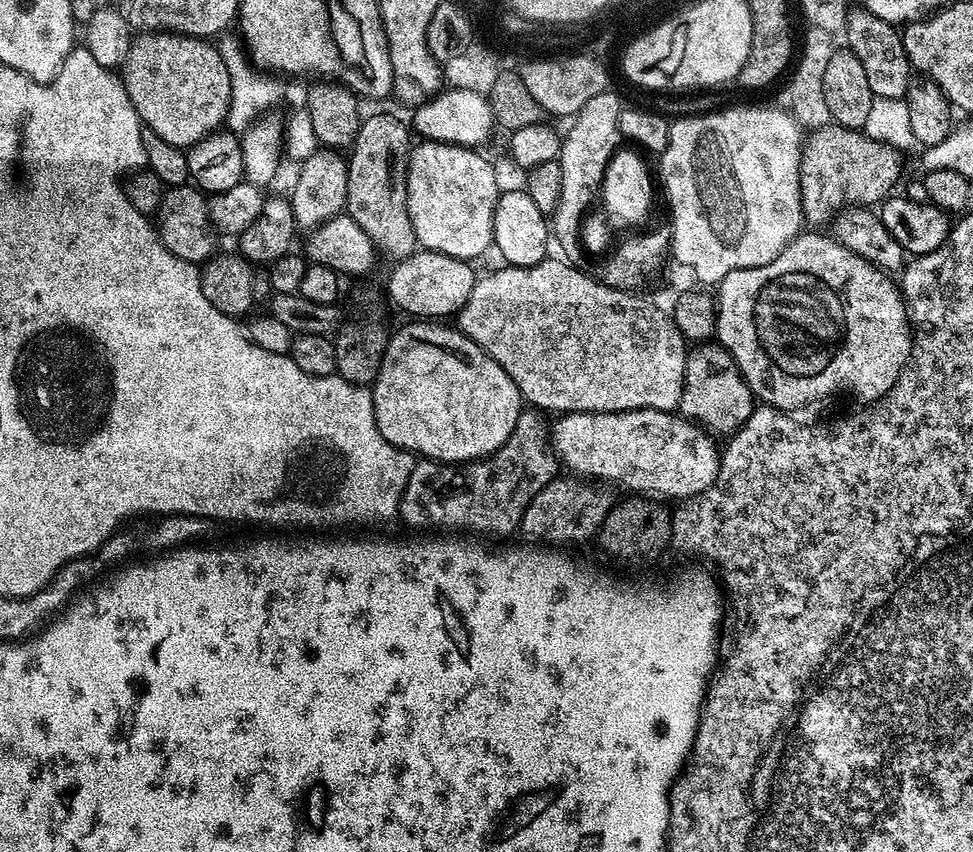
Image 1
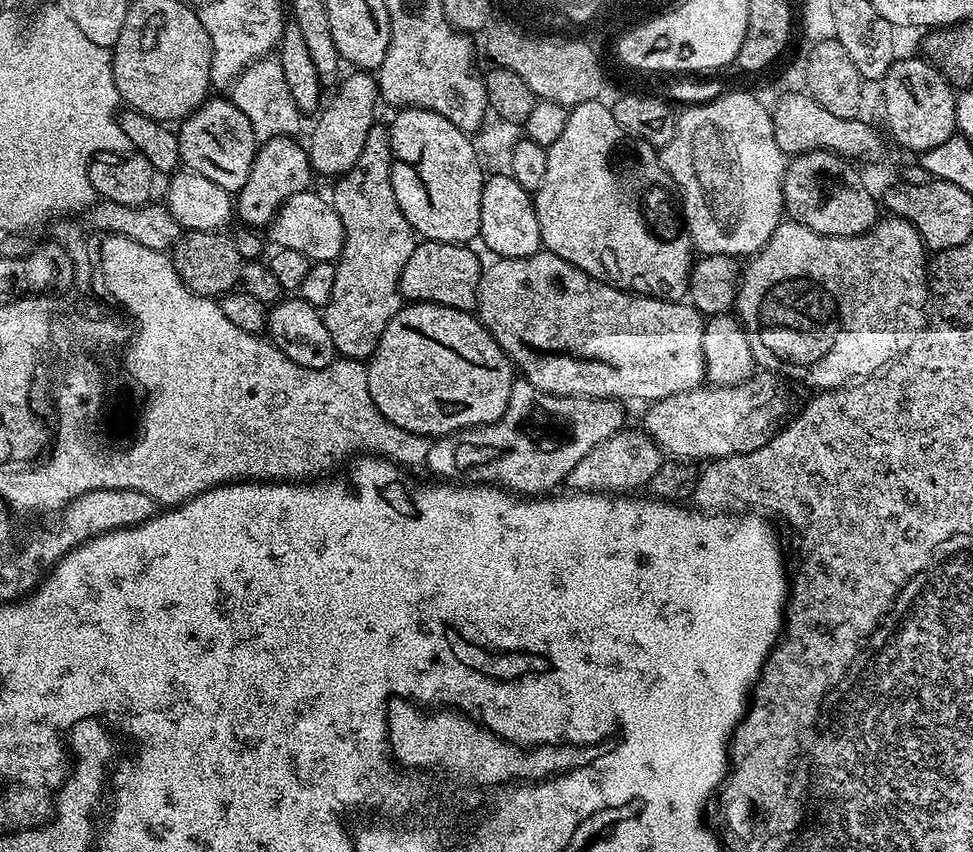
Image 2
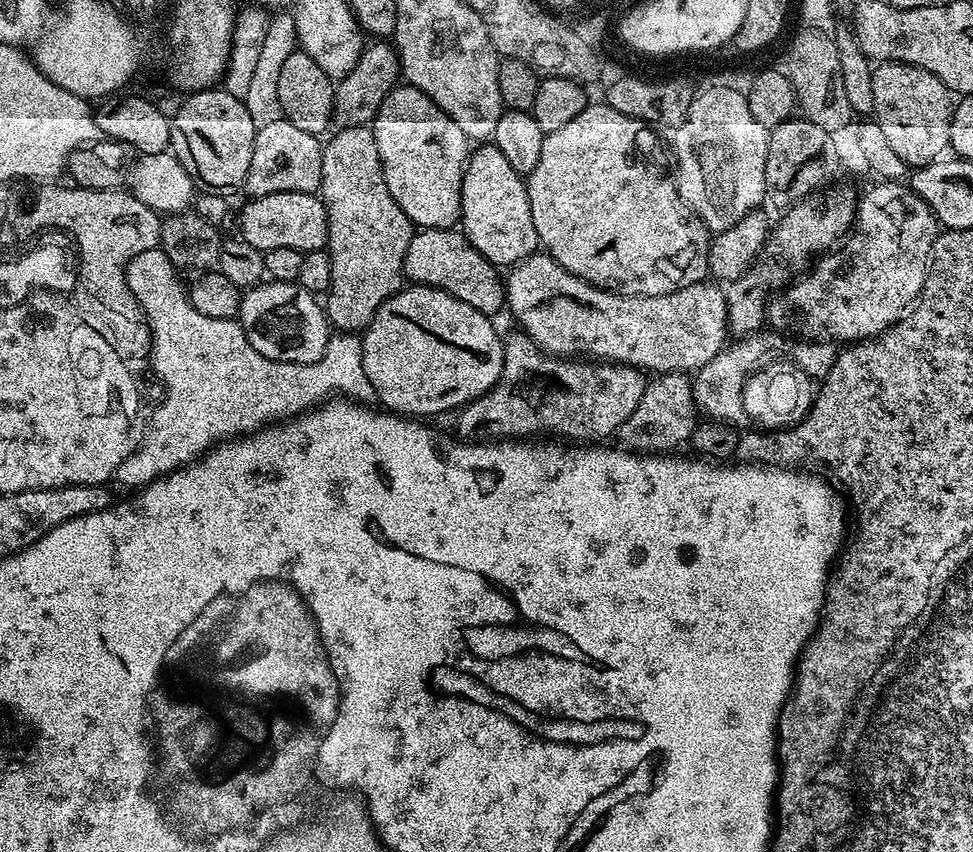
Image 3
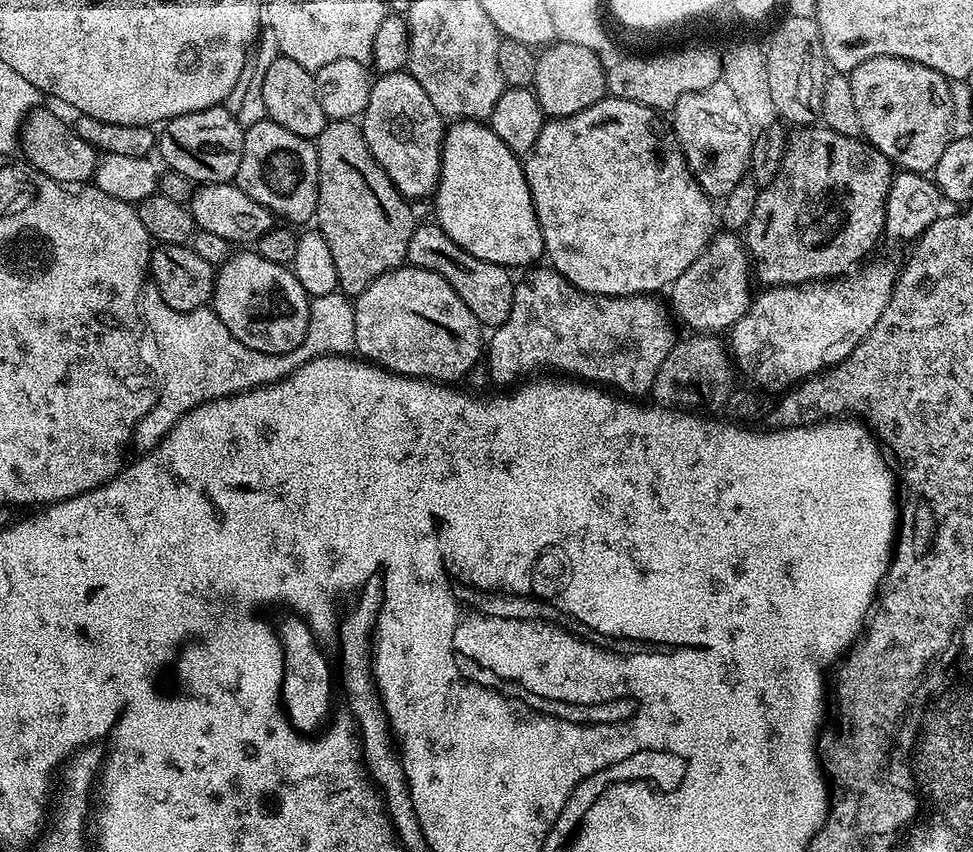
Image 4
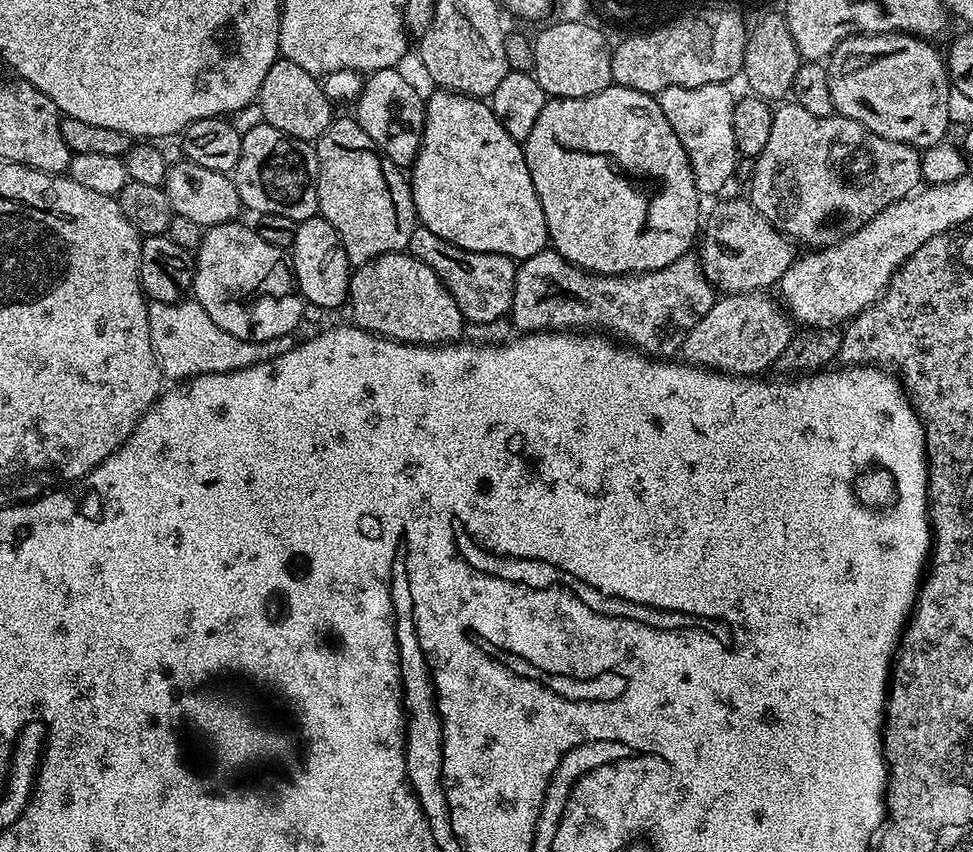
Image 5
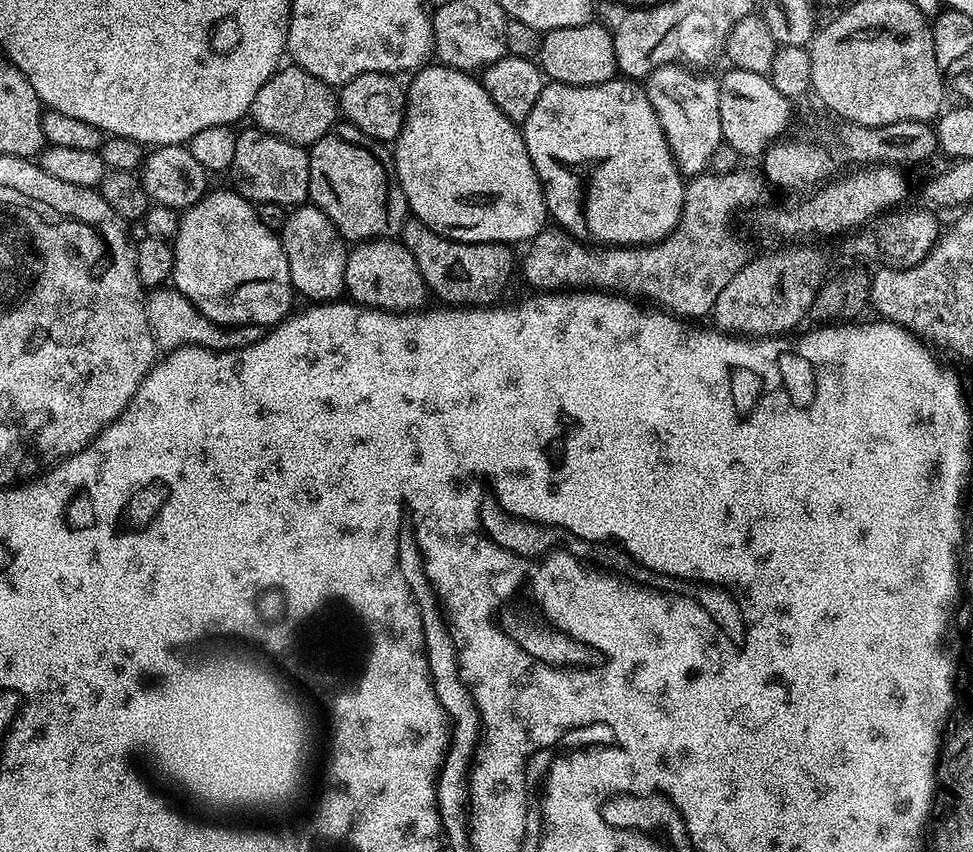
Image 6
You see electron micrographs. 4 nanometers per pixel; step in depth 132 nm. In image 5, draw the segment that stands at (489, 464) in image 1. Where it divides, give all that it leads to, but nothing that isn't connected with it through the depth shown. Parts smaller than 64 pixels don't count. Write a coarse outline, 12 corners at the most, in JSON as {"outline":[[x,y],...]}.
{"outline":[[695,255],[603,276],[519,261],[517,333],[599,330],[672,358],[718,299]]}

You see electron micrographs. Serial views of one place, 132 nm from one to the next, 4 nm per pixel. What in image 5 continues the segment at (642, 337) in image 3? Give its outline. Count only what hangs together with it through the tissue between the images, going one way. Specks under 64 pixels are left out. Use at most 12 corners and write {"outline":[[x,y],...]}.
{"outline":[[747,198],[707,213],[698,259],[713,289],[779,285],[797,245]]}

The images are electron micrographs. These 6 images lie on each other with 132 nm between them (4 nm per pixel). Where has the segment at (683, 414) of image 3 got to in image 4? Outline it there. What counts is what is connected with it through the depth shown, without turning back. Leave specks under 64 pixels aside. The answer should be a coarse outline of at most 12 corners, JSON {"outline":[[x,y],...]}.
{"outline":[[692,334],[652,383],[657,405],[723,409],[734,364],[719,335]]}

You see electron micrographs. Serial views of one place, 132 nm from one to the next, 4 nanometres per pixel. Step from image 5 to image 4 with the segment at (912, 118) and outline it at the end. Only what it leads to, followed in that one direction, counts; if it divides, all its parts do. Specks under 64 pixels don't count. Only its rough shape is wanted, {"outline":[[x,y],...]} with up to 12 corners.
{"outline":[[879,56],[848,76],[863,139],[931,173],[952,134],[949,81]]}

